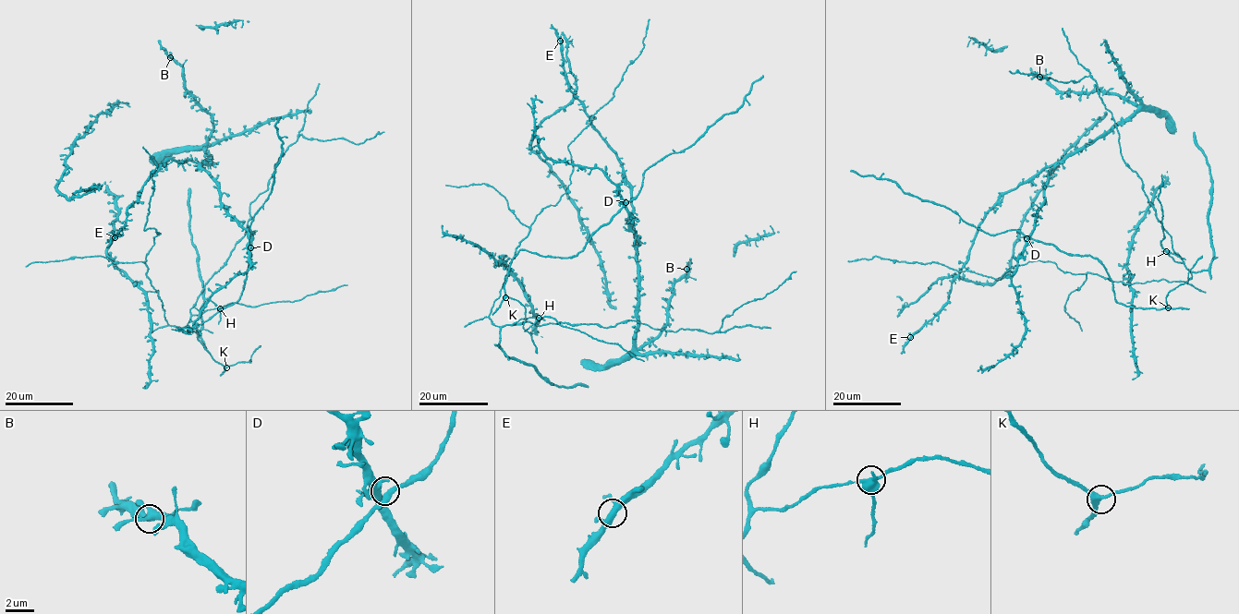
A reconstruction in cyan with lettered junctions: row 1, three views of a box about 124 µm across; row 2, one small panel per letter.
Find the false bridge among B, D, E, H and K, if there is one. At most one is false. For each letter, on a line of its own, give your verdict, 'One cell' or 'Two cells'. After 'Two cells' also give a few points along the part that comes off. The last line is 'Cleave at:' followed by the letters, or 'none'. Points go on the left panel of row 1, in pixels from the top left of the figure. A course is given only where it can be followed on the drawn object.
B: One cell
D: One cell
E: One cell
H: Two cells. Course of the part to remove: (220, 308), (218, 324)
K: One cell
Cleave at: H

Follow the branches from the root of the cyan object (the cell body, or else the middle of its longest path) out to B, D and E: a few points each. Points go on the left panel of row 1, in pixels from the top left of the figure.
B: (143, 230), (149, 211), (138, 199), (148, 175), (169, 160), (212, 162), (211, 116), (170, 57)
D: (143, 230), (149, 211), (138, 199), (148, 175), (168, 160), (189, 160), (216, 183), (250, 247)
E: (143, 230), (148, 208), (135, 201), (127, 208), (126, 222), (115, 237)

